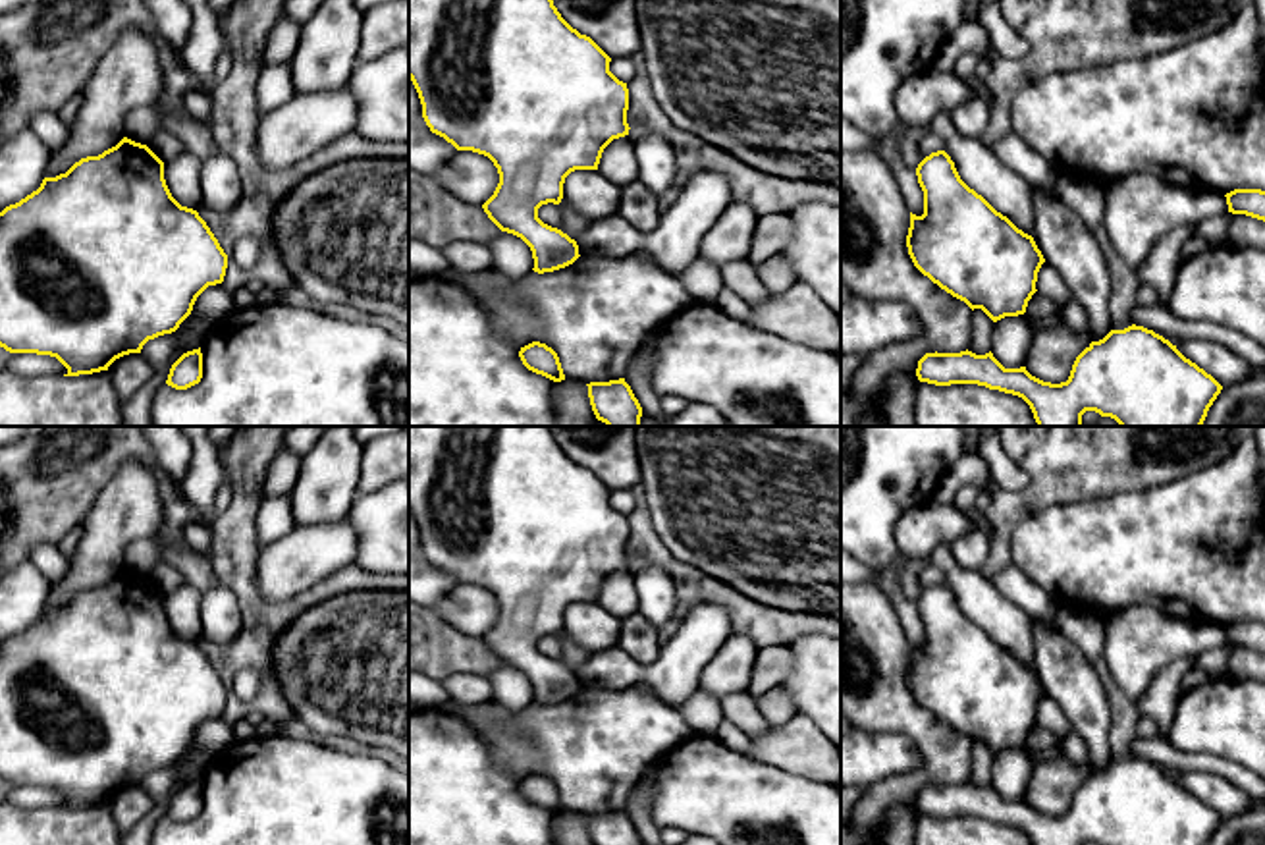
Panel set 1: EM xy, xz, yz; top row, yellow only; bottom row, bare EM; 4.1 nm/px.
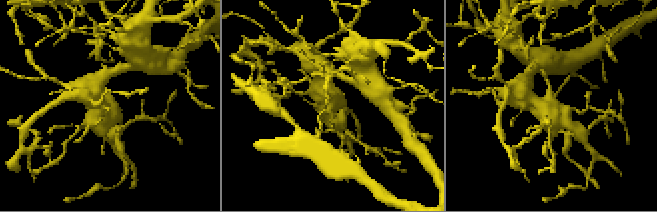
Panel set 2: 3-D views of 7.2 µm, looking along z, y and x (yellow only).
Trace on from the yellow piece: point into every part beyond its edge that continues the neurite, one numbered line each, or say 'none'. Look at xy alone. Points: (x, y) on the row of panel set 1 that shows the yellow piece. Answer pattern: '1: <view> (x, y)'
none

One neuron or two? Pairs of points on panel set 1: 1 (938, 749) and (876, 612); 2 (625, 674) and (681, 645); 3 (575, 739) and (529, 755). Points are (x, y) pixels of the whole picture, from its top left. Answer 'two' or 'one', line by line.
1: one
2: one
3: one

